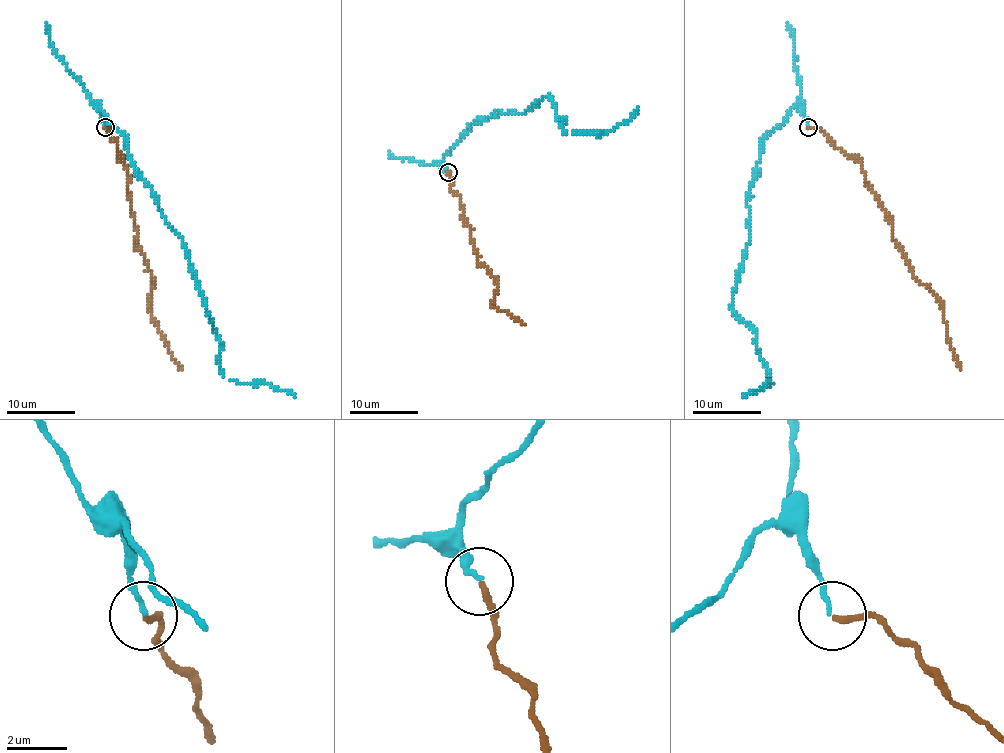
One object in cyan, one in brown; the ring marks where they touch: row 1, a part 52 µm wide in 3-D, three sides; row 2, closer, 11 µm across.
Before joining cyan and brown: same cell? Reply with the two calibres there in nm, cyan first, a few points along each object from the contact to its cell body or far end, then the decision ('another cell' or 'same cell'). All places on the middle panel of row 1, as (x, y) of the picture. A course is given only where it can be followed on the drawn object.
calibres 140 and 190 nm; course cyan (447, 172), (444, 157), (470, 126), (500, 111), (524, 112), (548, 95), (567, 133), (611, 131), (638, 106); course brown (447, 172), (463, 220), (471, 230), (478, 261), (495, 278), (493, 307), (524, 325); same cell

